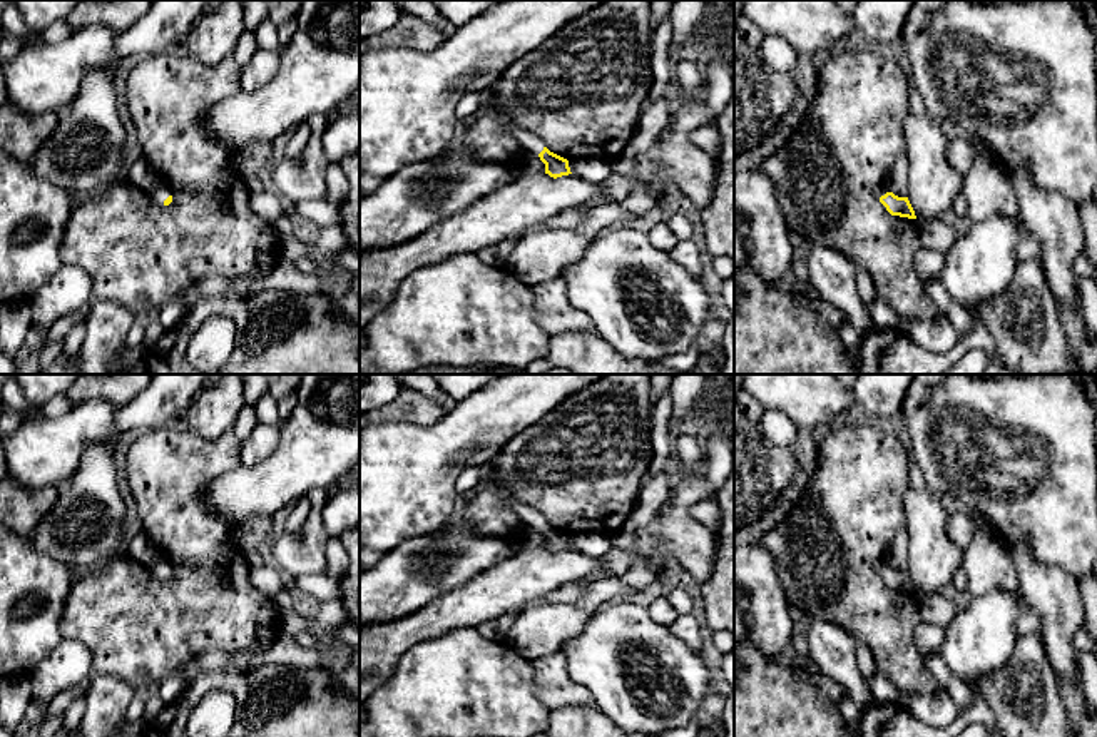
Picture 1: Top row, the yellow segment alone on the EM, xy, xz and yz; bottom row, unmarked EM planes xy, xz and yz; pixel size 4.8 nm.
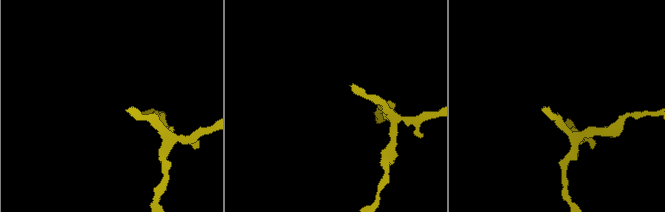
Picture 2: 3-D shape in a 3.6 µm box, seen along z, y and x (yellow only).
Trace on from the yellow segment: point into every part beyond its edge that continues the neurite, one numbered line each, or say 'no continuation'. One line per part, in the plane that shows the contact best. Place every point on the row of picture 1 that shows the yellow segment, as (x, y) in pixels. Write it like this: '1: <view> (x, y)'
1: xy (156, 193)

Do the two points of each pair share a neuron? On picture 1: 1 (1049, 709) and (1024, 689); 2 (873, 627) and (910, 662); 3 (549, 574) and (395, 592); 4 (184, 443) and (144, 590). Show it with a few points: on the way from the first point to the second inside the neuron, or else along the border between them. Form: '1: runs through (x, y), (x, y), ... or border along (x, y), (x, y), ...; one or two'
1: runs through (1042, 707), (1030, 696); one
2: runs through (882, 634), (902, 654); one
3: border along (497, 564), (477, 572), (464, 584), (428, 602); two
4: runs through (184, 485), (184, 570); one

